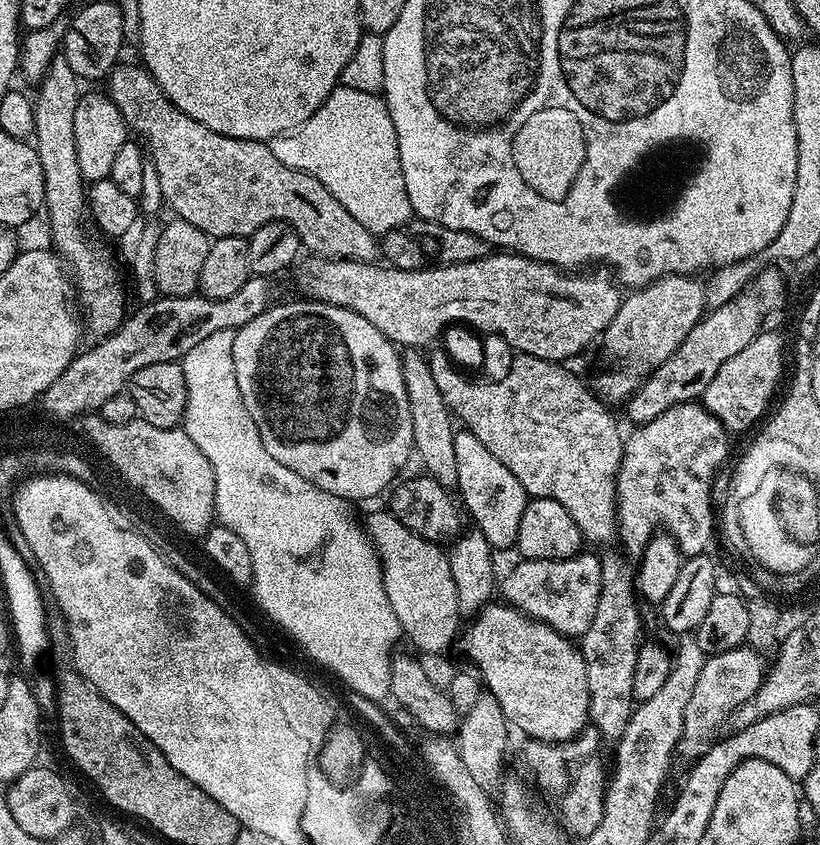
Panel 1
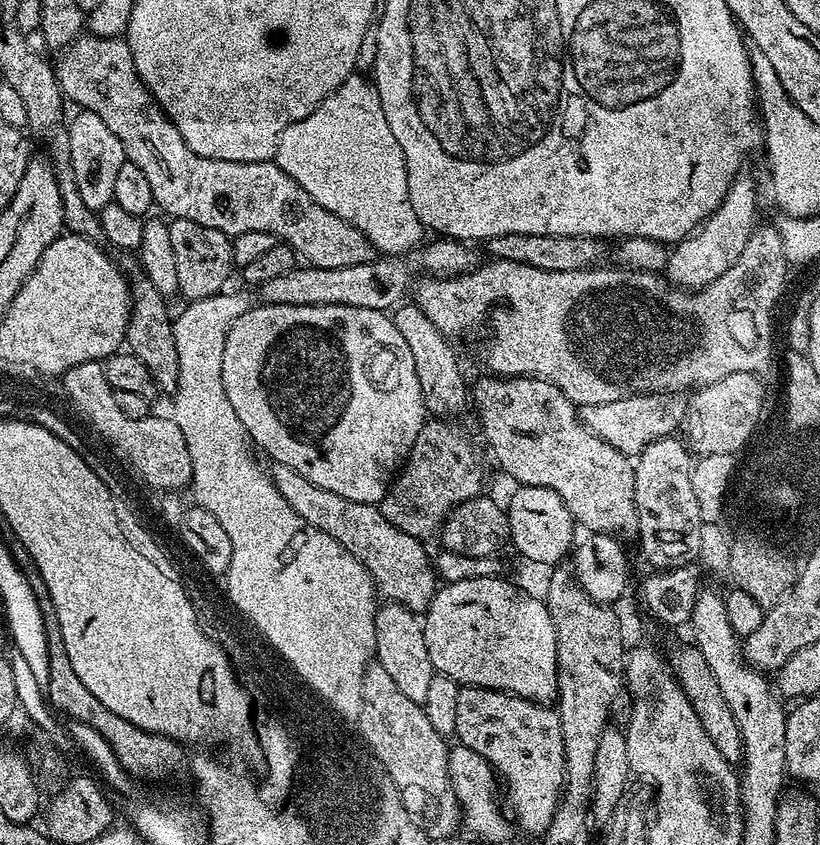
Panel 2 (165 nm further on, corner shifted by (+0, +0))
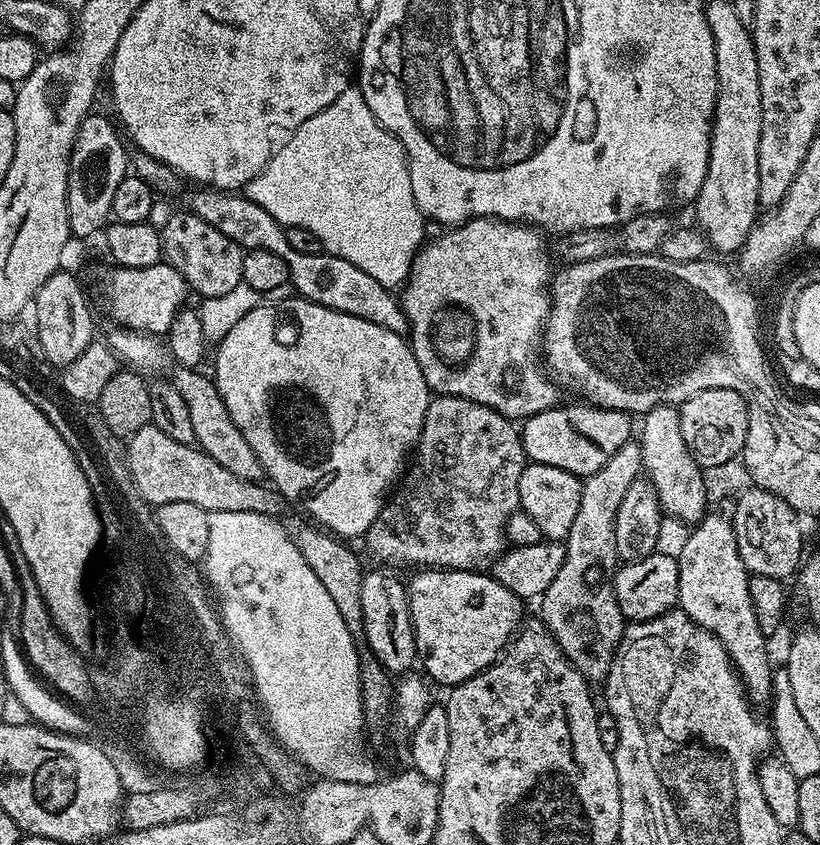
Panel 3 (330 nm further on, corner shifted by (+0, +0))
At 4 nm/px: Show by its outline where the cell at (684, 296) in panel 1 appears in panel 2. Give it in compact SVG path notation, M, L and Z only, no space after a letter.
M741 175L724 196L724 200L708 219L669 251L666 279L669 285L683 286L689 290L704 288L714 278L722 278L738 254L748 248L752 233L757 231L756 224L756 184L750 177Z

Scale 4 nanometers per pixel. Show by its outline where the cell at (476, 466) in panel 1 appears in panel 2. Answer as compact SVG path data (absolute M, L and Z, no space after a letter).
M404 302L399 305L391 313L392 321L396 324L398 334L402 334L402 338L406 342L406 346L410 346L410 355L414 358L414 370L418 370L418 386L422 390L422 402L424 403L425 413L431 414L436 418L451 417L451 412L456 412L465 403L470 400L470 384L464 381L464 372L460 369L460 360L456 357L456 352L451 348L449 337L444 336L438 330L438 326L434 326L434 322L430 322L430 318L426 318L426 314L414 302Z

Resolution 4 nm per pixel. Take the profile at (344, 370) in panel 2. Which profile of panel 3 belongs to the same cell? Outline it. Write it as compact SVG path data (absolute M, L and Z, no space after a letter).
M303 298L291 299L280 300L277 304L261 302L257 308L250 310L250 314L234 322L234 330L219 337L220 349L216 352L216 372L214 371L218 394L222 394L222 402L226 402L226 410L230 410L234 426L242 430L242 438L250 442L250 450L258 454L258 462L262 462L264 475L270 481L271 487L275 488L289 505L301 504L313 516L311 519L317 525L337 537L363 537L370 530L374 518L378 518L378 514L383 510L390 493L401 483L406 465L420 440L430 389L414 358L409 341L401 333L386 330L374 322L366 322L366 318L354 318L354 314L342 314L326 306L318 306Z

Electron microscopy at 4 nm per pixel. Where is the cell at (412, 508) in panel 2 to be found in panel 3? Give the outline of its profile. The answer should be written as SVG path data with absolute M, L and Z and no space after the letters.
M433 395L410 467L366 533L369 550L388 566L420 564L416 566L428 570L480 570L491 565L505 551L504 527L510 514L520 508L518 478L522 478L525 463L521 429L507 416L461 396Z

